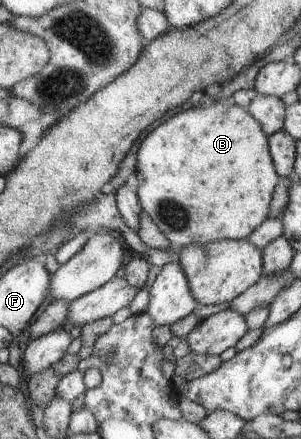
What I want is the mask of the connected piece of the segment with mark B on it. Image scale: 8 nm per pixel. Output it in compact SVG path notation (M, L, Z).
M215 101L173 115L155 127L137 151L136 194L142 211L178 251L191 244L245 240L269 217L270 201L280 180L268 148L268 137L257 119L237 104L225 106Z

